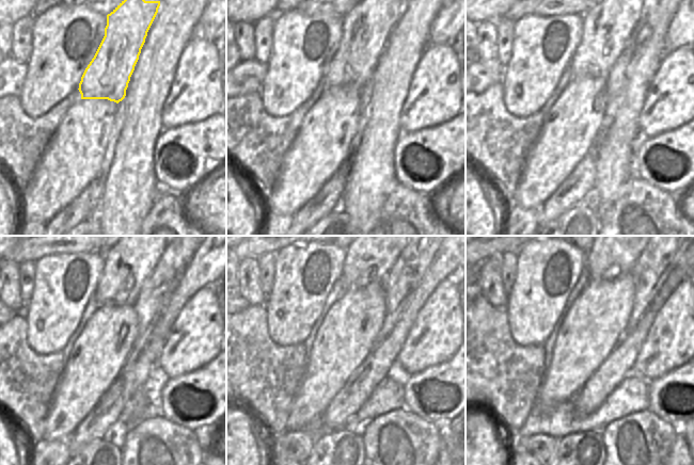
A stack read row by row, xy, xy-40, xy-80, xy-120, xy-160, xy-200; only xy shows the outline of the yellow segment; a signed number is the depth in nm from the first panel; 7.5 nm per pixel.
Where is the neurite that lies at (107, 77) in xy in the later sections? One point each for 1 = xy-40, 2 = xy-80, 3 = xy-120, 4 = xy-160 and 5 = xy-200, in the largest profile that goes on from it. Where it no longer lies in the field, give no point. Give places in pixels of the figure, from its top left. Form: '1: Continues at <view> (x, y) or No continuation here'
1: Continues at xy-40 (365, 29)
2: Continues at xy-80 (608, 26)
3: Continues at xy-120 (127, 263)
4: Continues at xy-160 (369, 257)
5: Continues at xy-200 (609, 257)

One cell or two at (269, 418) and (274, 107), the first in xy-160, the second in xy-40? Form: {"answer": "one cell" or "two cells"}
{"answer": "two cells"}

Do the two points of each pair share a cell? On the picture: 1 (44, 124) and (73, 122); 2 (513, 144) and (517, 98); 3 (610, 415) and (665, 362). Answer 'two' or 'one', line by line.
1: two
2: two
3: two

